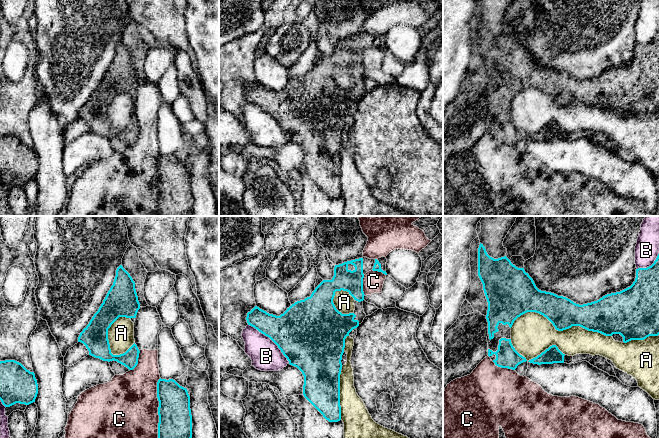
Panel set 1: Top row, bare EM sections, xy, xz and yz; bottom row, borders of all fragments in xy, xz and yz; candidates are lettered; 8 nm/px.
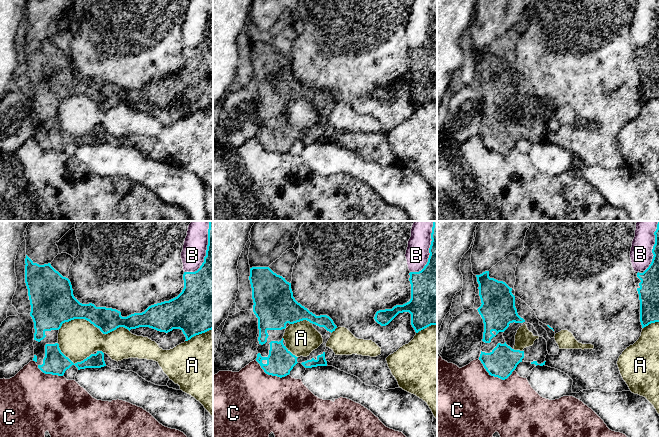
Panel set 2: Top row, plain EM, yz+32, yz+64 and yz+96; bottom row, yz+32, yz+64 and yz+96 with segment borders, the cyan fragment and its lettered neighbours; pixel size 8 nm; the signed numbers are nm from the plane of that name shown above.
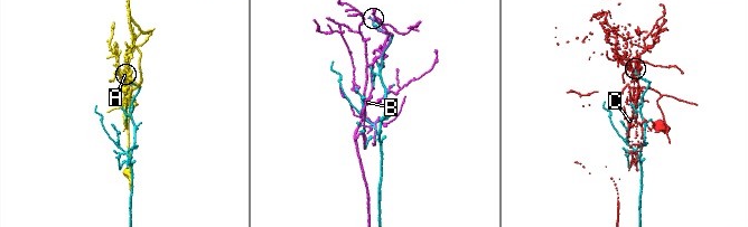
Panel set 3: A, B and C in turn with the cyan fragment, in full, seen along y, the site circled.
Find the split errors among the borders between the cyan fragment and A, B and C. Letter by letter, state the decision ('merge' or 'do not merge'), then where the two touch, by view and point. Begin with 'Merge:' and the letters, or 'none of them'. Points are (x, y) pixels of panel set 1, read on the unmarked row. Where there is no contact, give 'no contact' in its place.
Merge: none of them
A: do not merge | yz (559, 106)
B: do not merge | xz (271, 115)
C: do not merge | xy (158, 185)

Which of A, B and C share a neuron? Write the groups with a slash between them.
A / B / C

